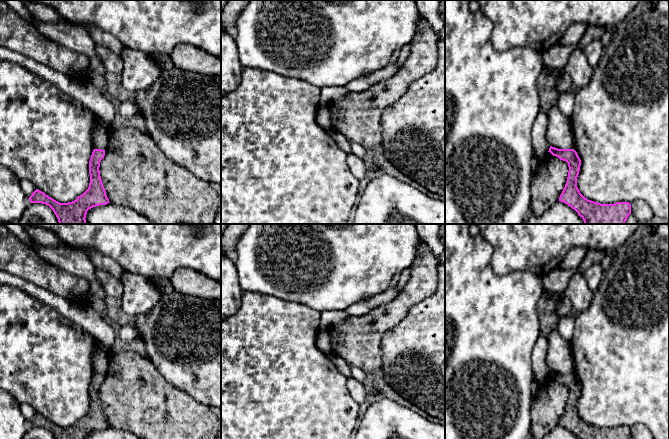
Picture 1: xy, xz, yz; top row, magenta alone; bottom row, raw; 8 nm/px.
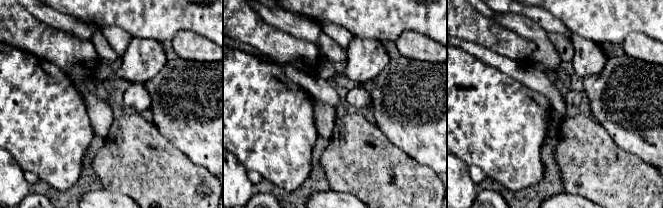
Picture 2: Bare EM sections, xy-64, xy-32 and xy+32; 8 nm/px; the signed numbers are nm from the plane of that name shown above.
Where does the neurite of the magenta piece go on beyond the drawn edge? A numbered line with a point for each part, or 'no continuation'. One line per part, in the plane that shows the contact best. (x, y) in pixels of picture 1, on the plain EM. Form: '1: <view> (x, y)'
no continuation

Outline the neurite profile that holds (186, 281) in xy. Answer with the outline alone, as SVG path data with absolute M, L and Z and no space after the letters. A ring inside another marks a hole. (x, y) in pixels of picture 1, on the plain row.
M179 268L170 278L176 292L203 299L221 299L221 283L190 268Z

